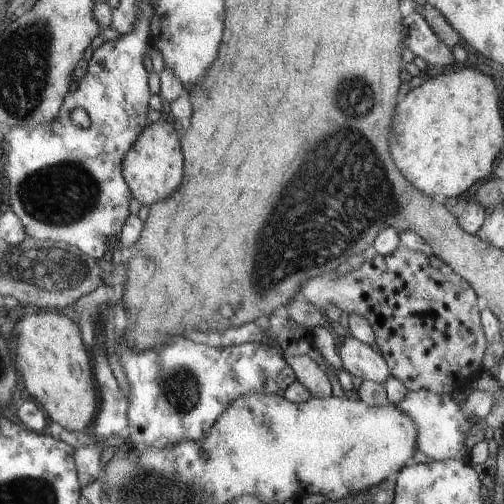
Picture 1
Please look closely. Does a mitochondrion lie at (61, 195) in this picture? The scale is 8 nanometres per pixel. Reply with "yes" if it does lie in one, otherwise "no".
yes

